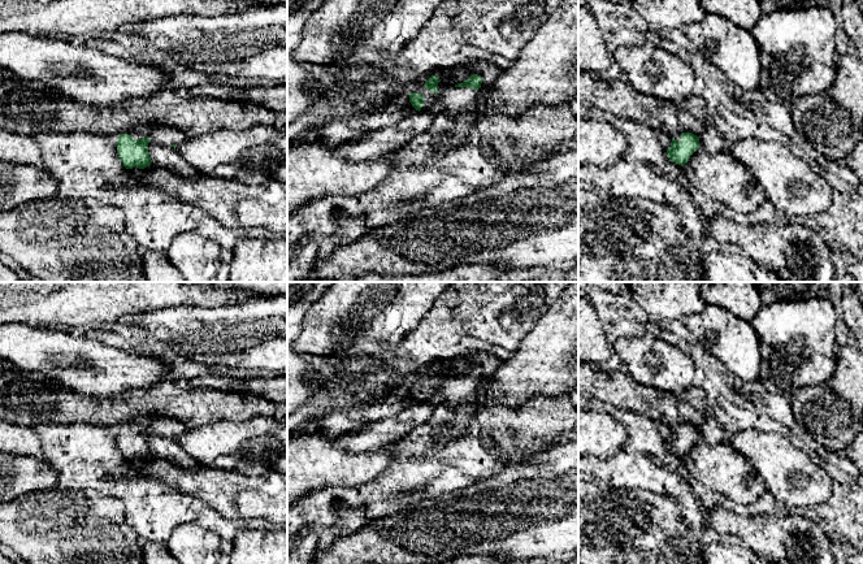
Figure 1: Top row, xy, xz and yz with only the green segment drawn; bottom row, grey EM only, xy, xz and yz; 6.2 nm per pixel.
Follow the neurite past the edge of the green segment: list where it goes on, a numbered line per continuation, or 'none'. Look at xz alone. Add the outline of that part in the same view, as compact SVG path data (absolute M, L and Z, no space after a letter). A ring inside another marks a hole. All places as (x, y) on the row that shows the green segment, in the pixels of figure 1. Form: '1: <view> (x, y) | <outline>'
1: xz (455, 99) | M419 87L412 92L424 95L424 105L420 112L428 112L441 96L444 103L443 114L450 120L456 117L463 109L470 107L477 97L477 91L468 87L447 87L439 94L432 92L425 87Z

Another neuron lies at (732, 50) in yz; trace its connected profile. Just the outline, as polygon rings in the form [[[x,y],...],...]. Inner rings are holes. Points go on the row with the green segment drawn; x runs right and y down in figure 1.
[[[706,13],[702,21],[688,25],[684,32],[691,45],[734,84],[746,90],[759,88],[762,65],[759,47],[751,31],[741,29],[725,17]]]

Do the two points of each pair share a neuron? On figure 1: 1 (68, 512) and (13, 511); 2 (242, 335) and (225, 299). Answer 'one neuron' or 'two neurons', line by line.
1: one neuron
2: two neurons

